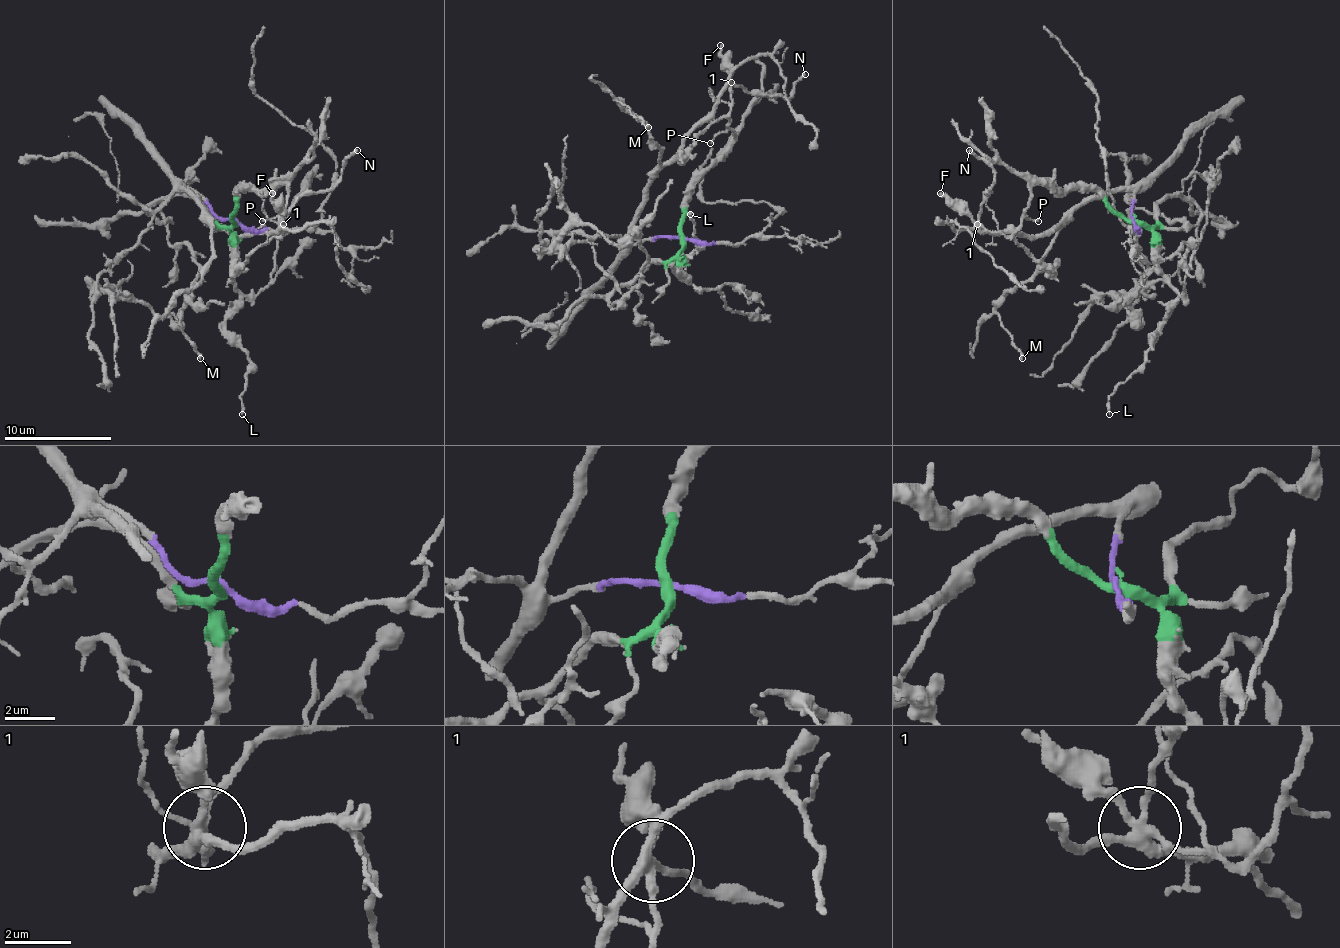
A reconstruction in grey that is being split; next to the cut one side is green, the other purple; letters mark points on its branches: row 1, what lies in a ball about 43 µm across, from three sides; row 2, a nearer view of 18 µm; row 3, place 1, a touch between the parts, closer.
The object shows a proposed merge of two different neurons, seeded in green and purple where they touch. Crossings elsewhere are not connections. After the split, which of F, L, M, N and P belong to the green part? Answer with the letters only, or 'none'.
F, L, P

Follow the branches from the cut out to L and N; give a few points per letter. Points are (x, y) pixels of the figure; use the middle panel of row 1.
L: (682, 238), (679, 262), (688, 281), (674, 265), (696, 248), (690, 213)
N: (682, 238), (634, 243), (631, 222), (642, 189), (712, 111), (728, 82), (752, 95), (790, 98), (806, 74)

